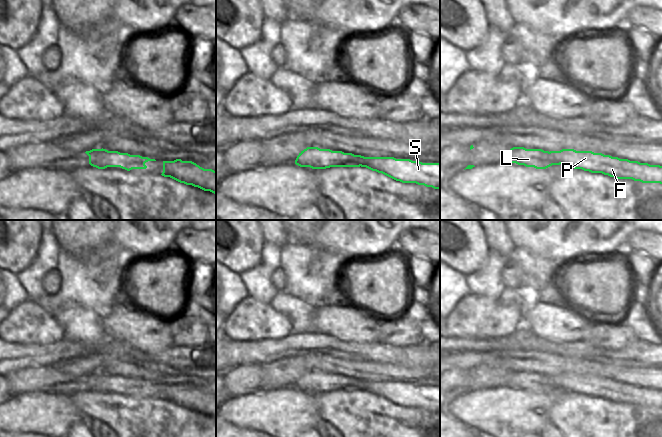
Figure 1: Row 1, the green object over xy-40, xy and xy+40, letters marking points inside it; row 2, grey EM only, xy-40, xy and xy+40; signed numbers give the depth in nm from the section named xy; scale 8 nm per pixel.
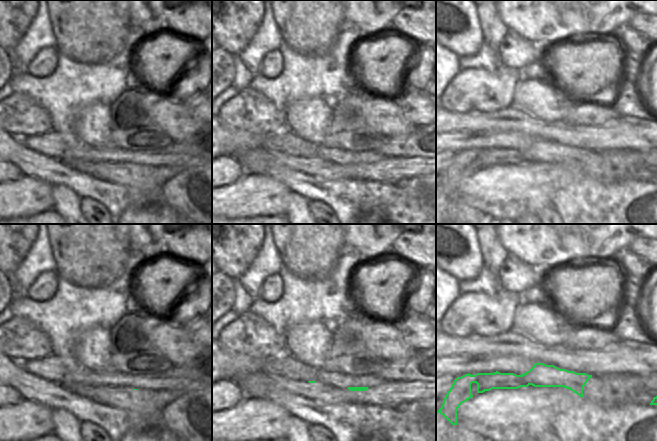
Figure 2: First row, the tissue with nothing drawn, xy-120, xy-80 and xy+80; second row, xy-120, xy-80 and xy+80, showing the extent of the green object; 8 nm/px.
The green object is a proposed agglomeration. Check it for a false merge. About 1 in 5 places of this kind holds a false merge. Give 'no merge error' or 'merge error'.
merge error

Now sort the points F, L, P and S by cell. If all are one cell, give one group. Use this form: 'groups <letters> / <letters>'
groups F P S / L

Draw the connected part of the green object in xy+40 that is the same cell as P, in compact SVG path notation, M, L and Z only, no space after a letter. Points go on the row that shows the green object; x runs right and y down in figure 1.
M562 149L550 151L555 160L565 167L602 173L616 179L632 179L642 183L662 184L662 166L620 159L592 151Z

